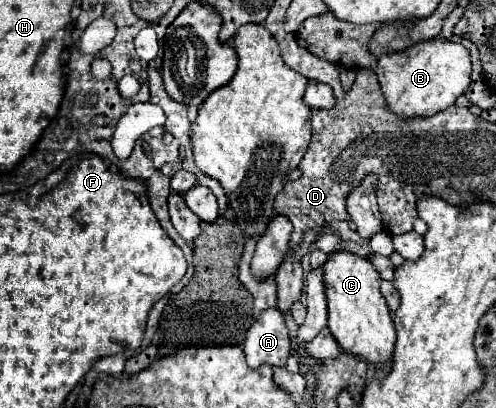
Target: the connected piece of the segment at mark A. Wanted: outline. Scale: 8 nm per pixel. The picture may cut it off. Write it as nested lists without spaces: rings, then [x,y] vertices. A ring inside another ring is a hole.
[[[277,307],[265,309],[249,327],[243,349],[251,369],[265,363],[283,367],[289,357],[289,329],[285,323],[285,313]]]

